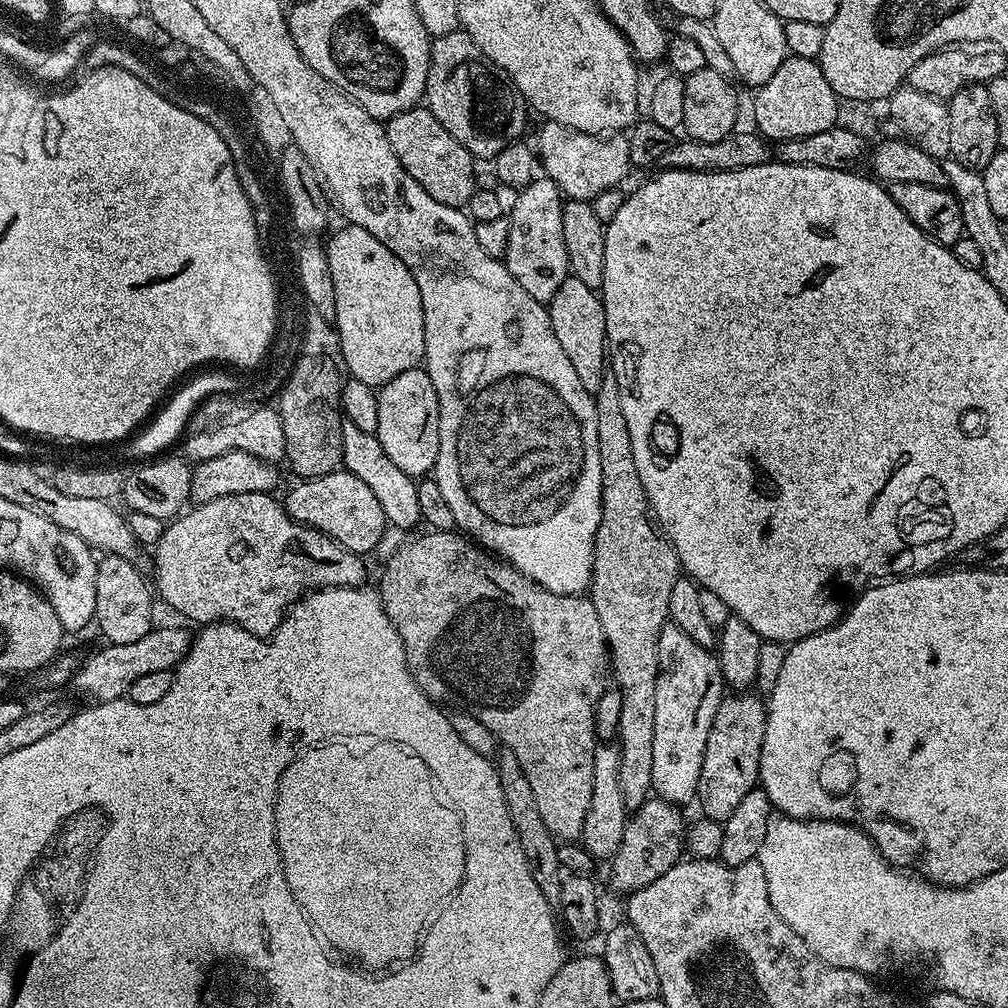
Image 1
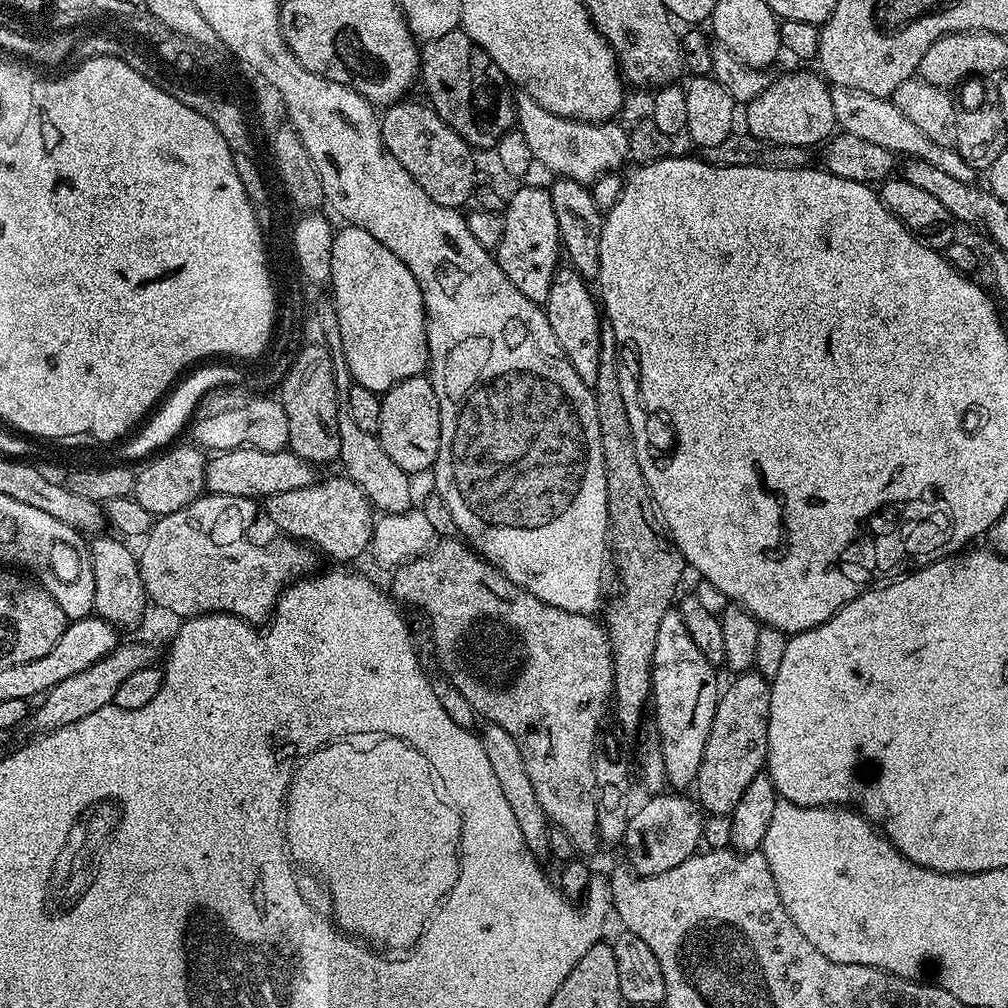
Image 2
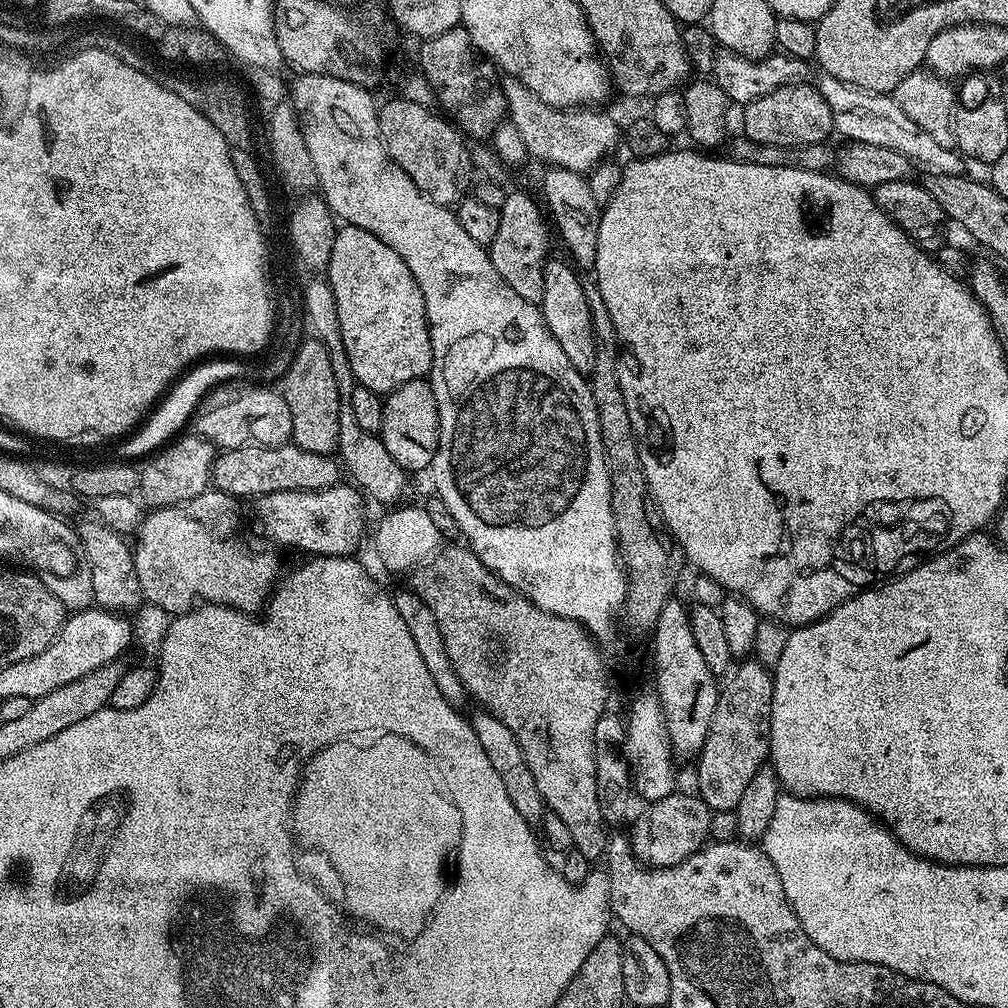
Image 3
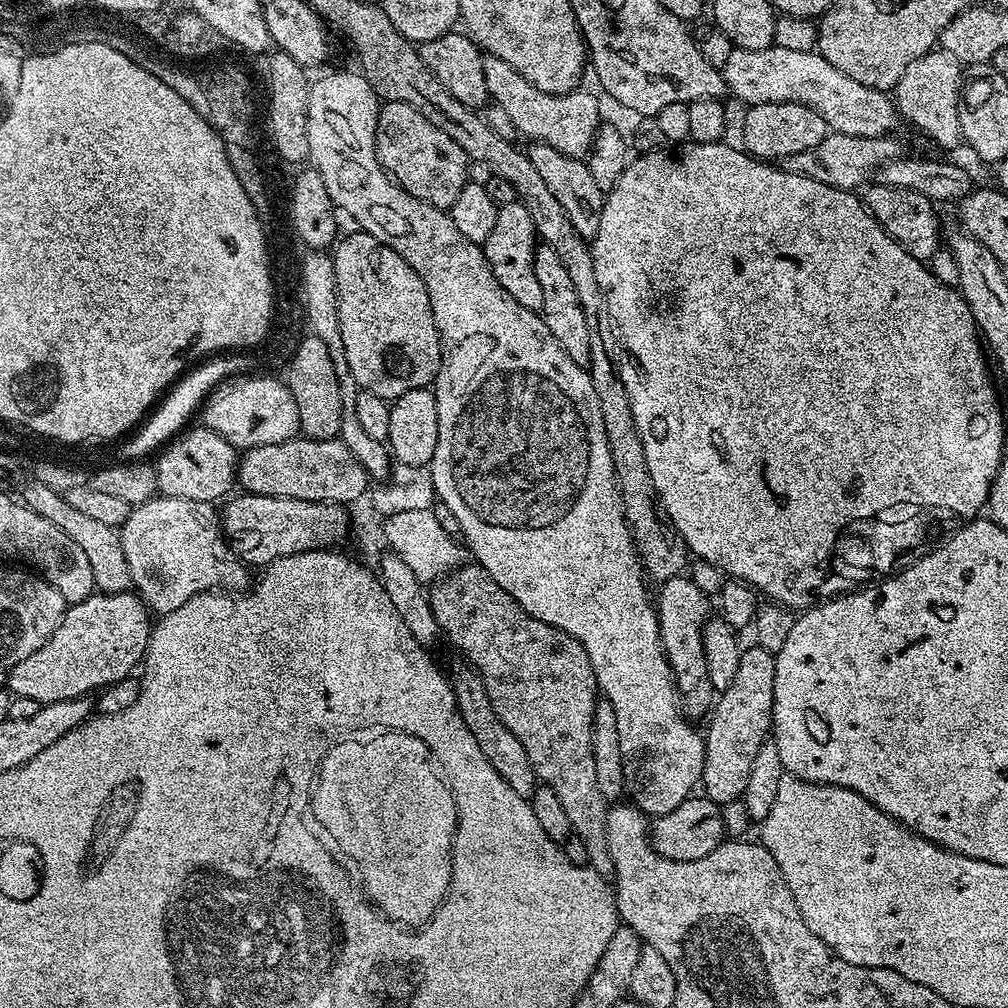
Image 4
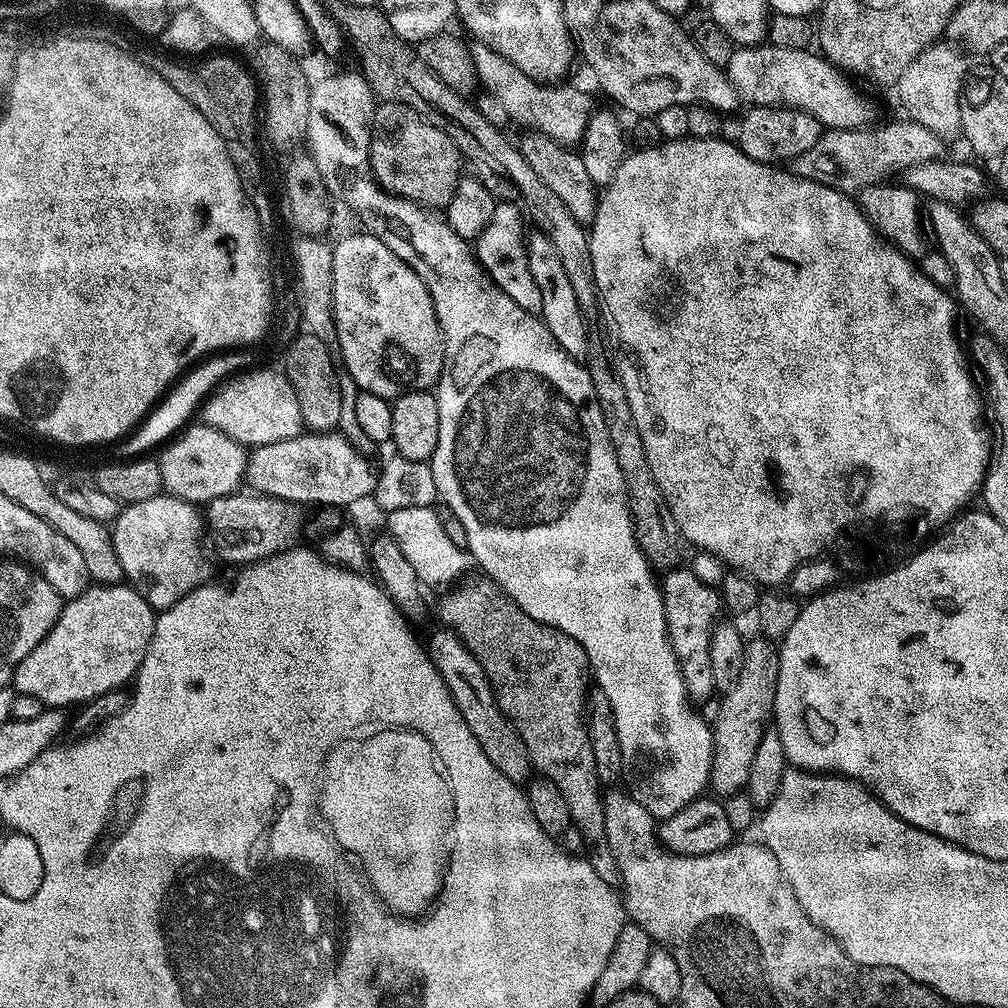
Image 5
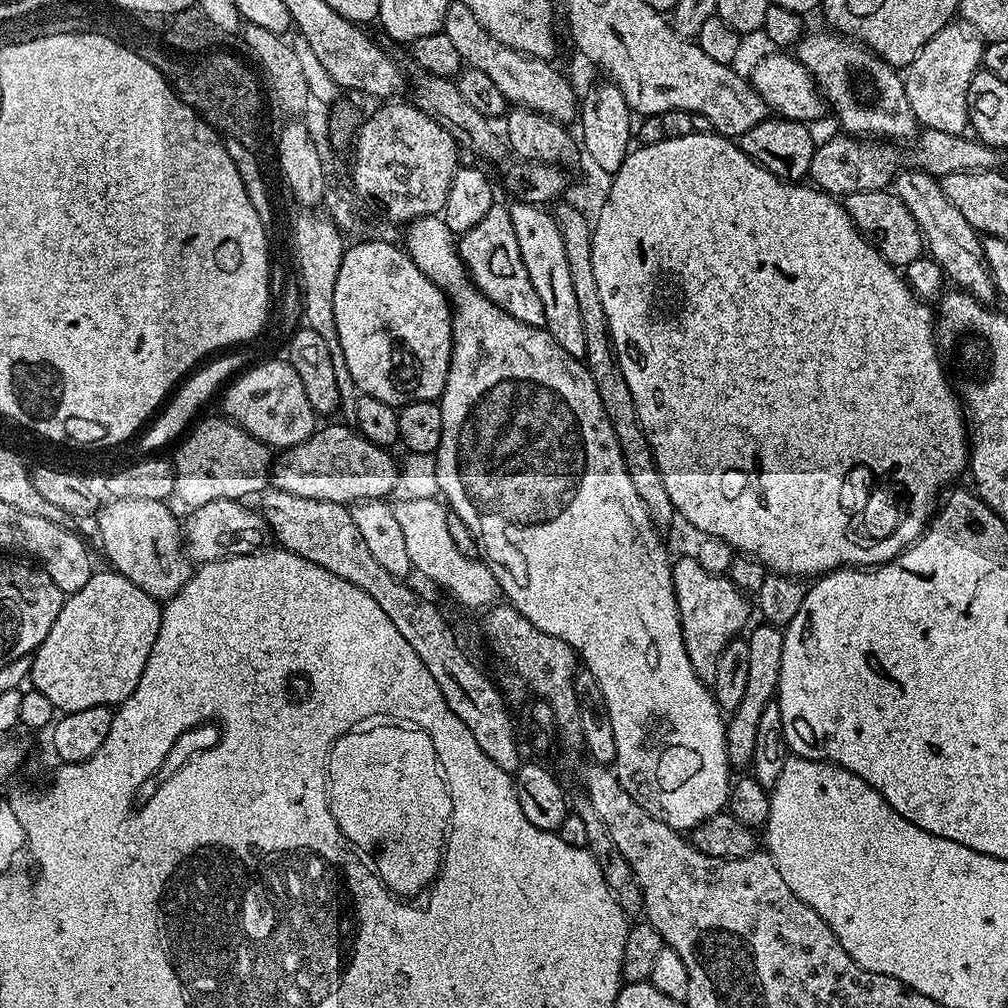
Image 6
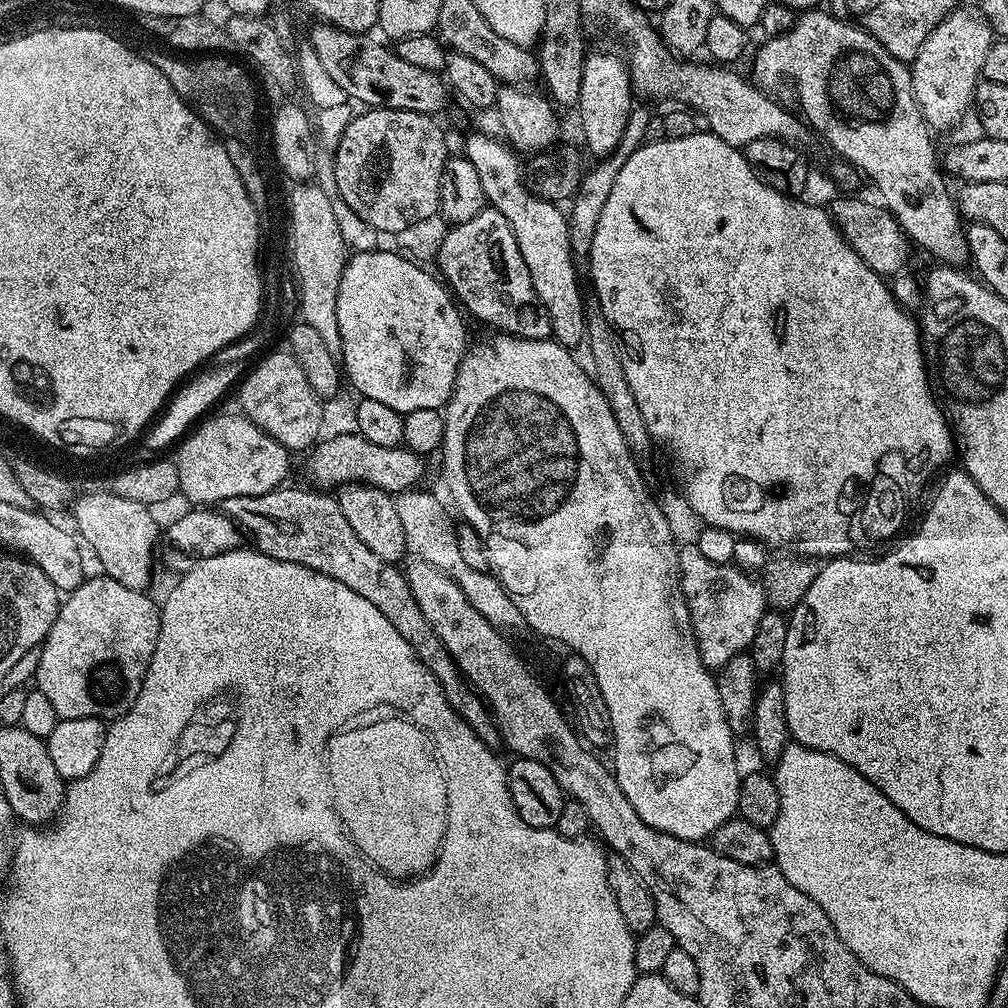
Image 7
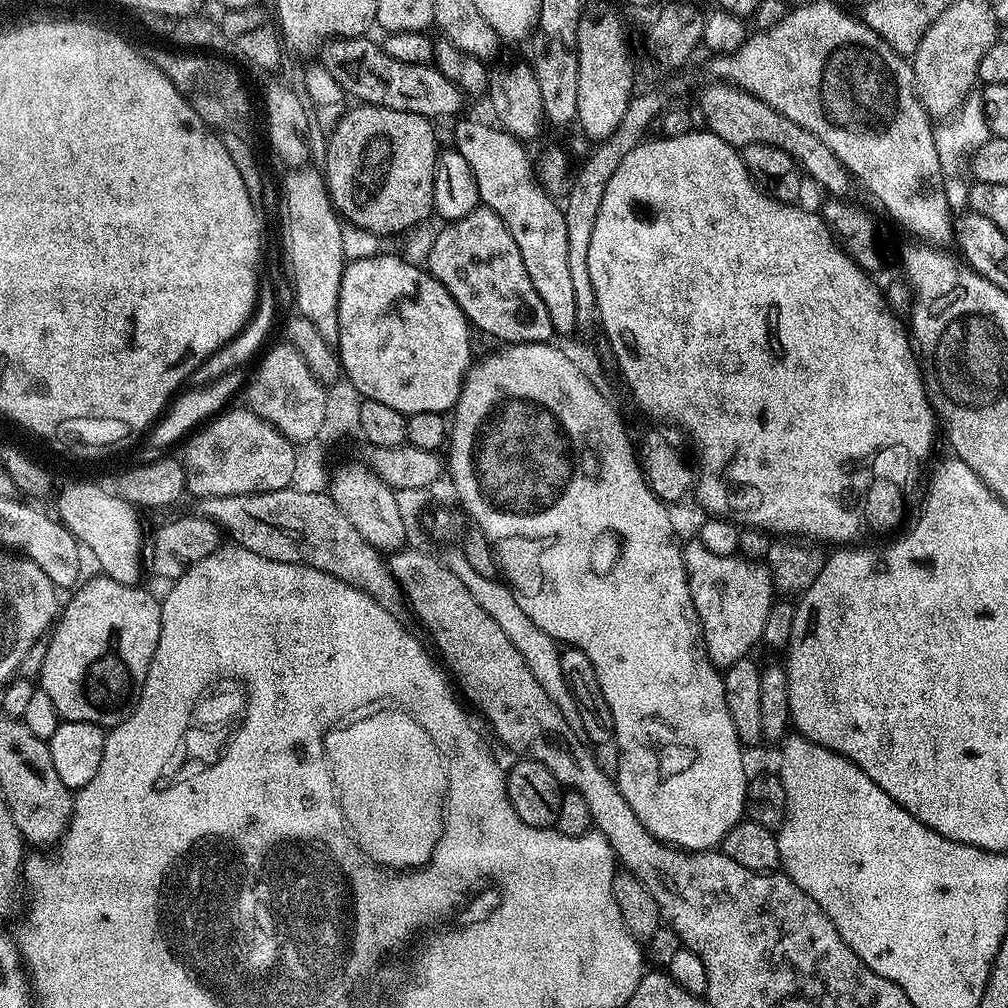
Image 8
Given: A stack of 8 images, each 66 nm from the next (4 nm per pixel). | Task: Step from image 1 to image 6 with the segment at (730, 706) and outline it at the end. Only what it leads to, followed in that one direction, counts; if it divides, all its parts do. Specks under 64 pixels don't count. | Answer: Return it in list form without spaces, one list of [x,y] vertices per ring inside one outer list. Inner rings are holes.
[[[770,623],[758,624],[757,628],[753,627],[746,636],[750,646],[750,674],[746,677],[746,694],[742,694],[742,702],[727,717],[724,729],[728,743],[728,763],[733,769],[747,769],[751,765],[754,738],[758,738],[758,717],[762,715],[762,710],[766,710],[768,704],[773,703],[780,686],[783,631]]]

